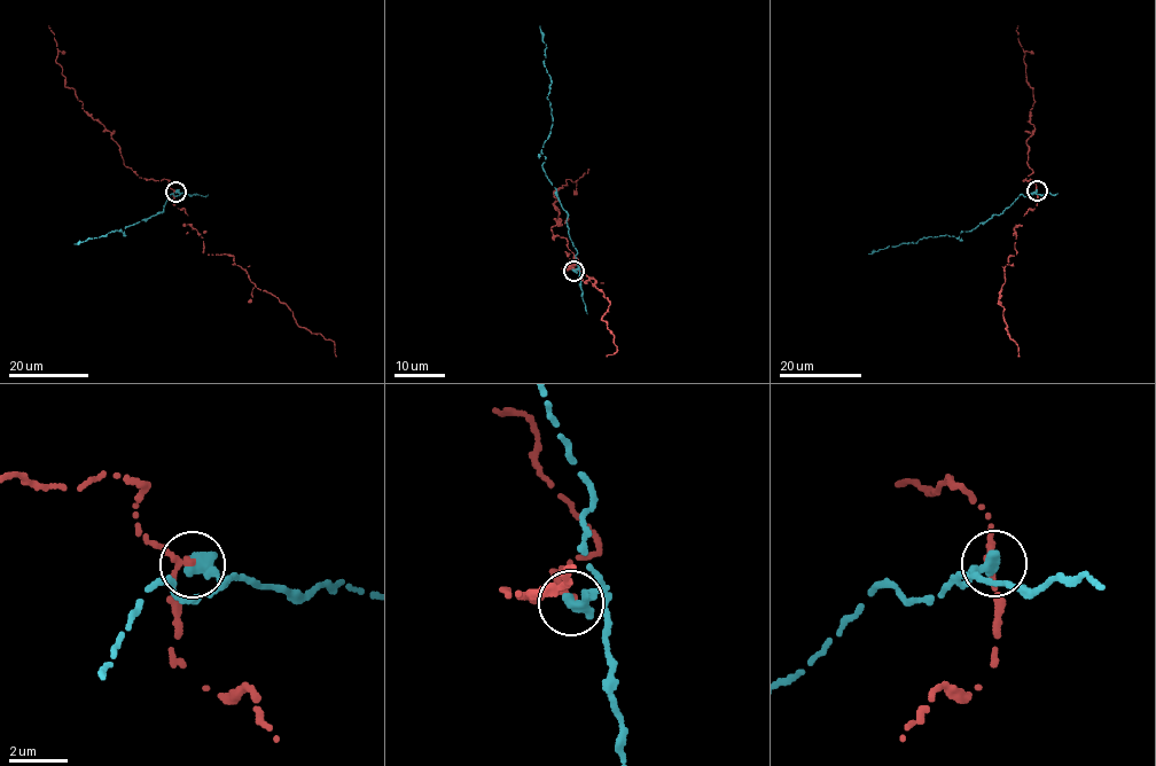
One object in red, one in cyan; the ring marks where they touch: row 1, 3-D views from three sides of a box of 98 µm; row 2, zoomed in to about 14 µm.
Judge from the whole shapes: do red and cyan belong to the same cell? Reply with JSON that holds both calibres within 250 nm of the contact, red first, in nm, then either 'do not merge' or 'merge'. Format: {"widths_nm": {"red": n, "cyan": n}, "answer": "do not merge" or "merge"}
{"widths_nm": {"red": 200, "cyan": 480}, "answer": "do not merge"}

